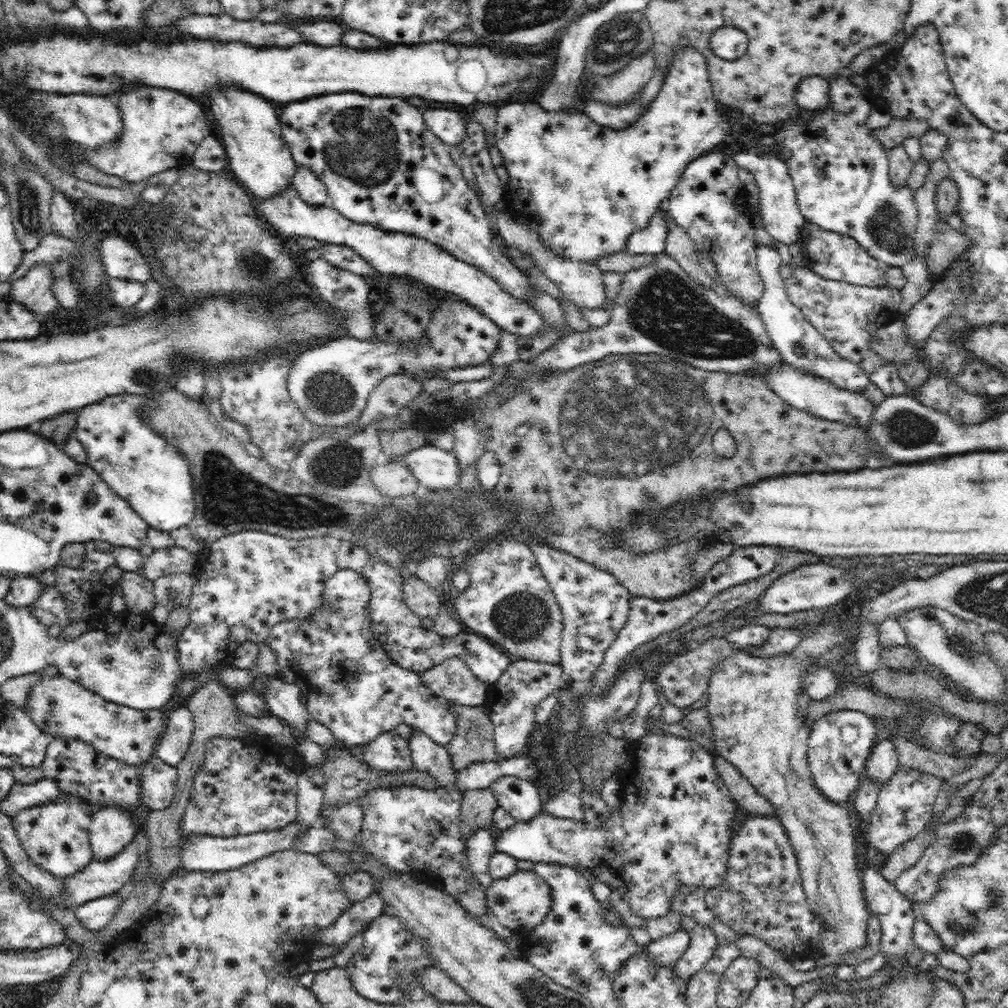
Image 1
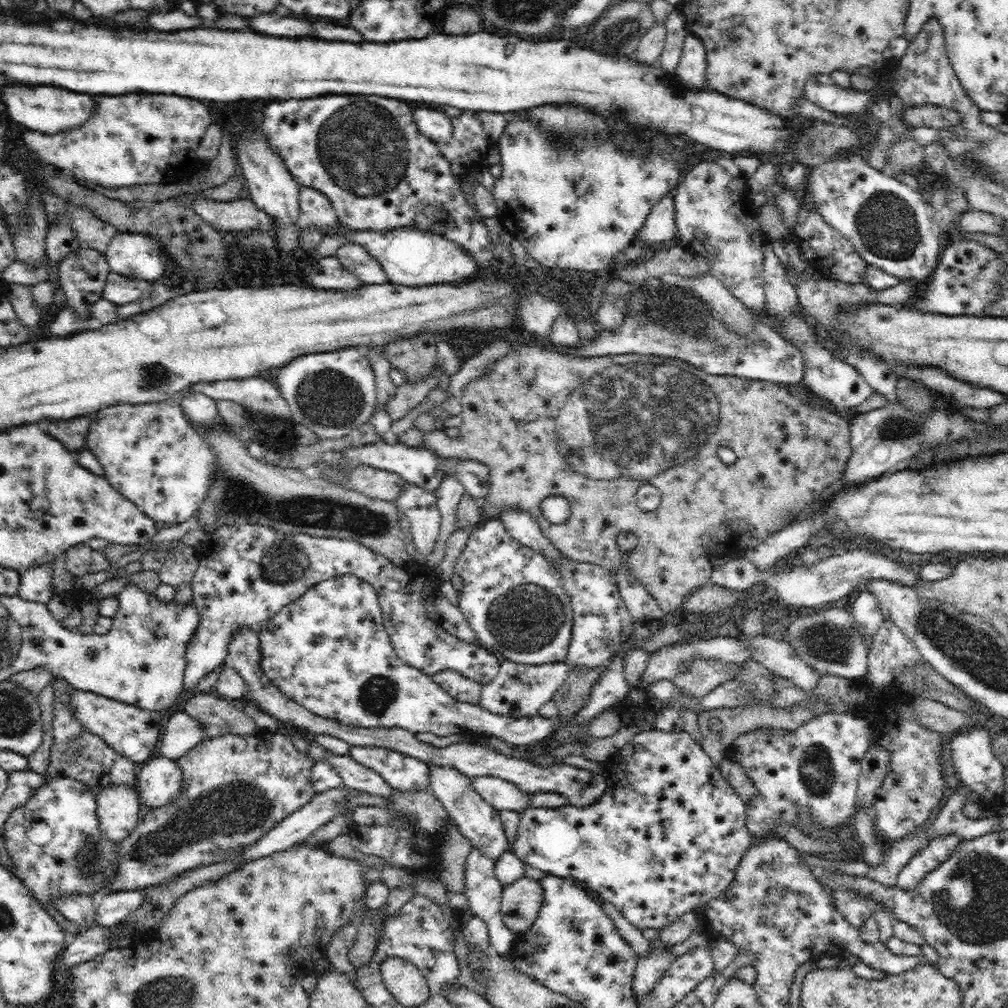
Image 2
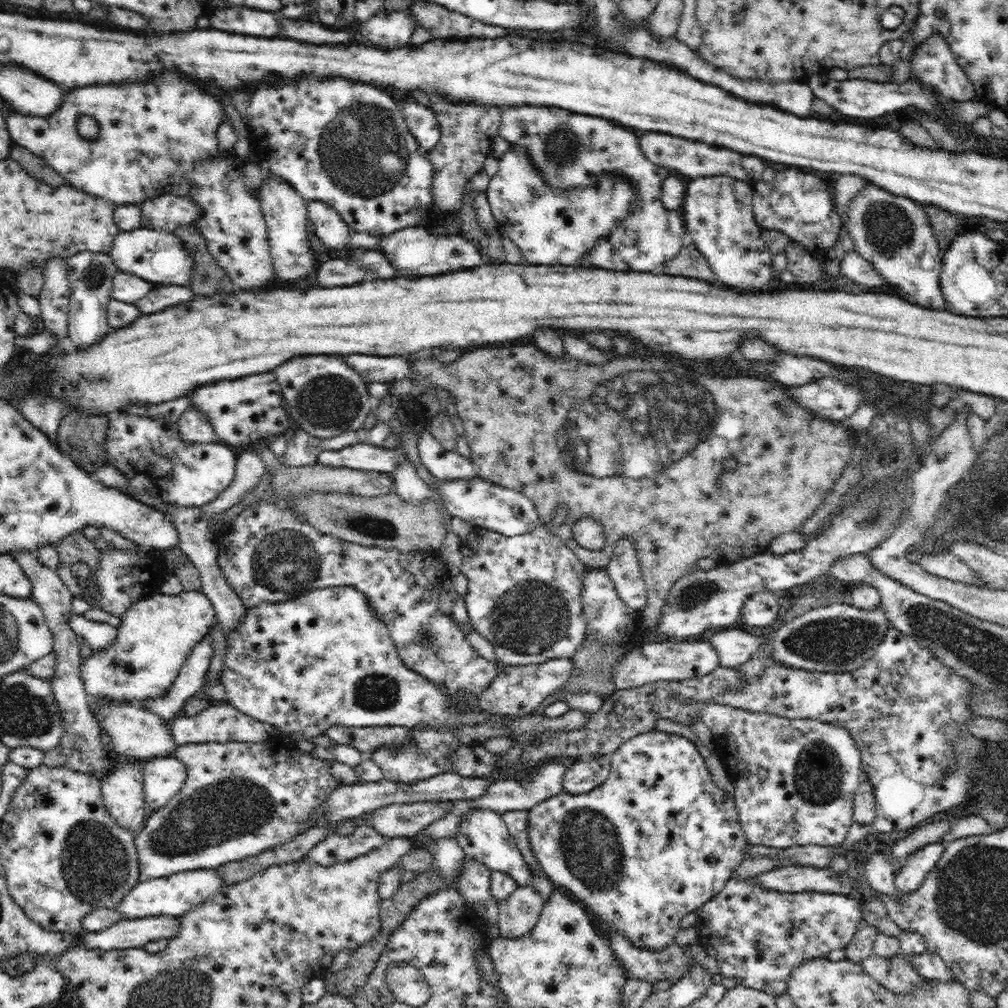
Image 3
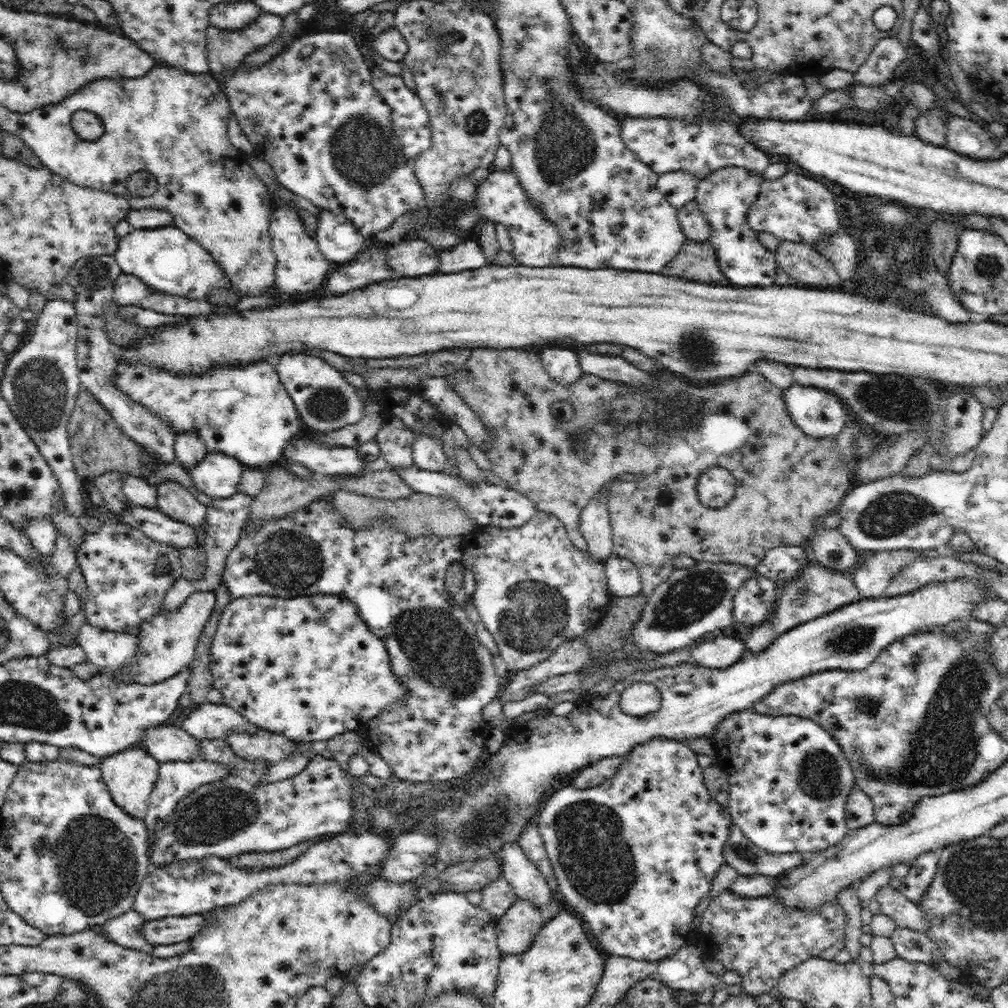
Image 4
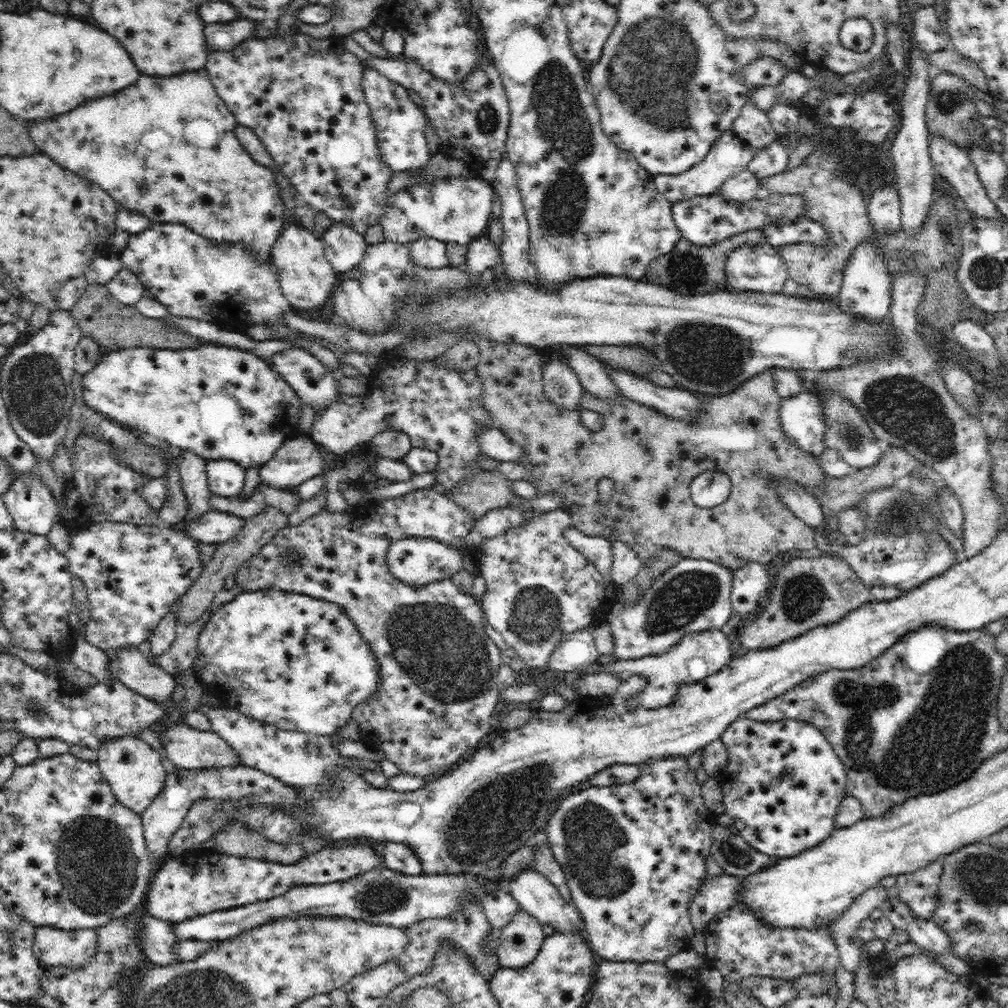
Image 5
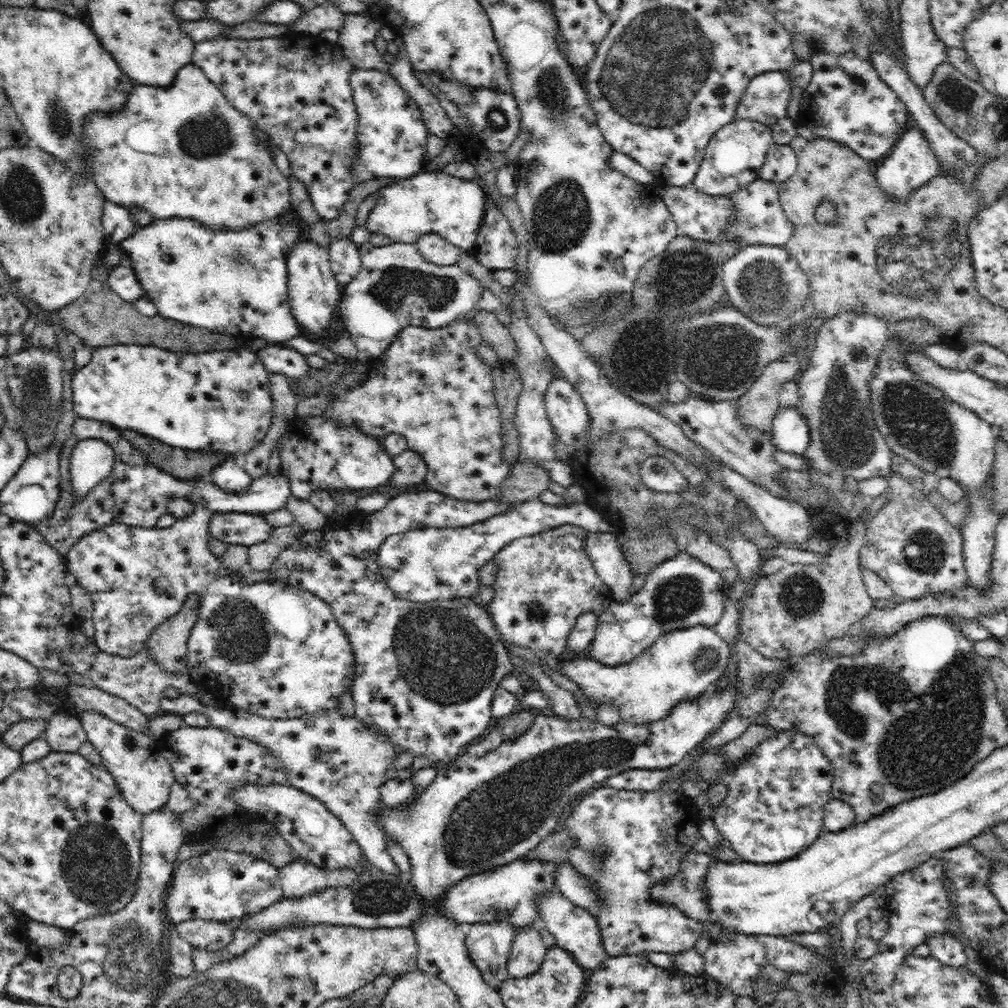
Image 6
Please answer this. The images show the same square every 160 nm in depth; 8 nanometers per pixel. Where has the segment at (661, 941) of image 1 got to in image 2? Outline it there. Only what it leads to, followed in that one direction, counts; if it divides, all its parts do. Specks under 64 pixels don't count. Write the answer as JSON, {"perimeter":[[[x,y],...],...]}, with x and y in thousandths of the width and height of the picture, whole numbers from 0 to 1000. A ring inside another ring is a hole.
{"perimeter":[[[666,938],[660,939],[659,942],[650,940],[639,950],[634,950],[629,963],[629,972],[627,972],[627,983],[629,988],[643,986],[657,967],[665,960],[665,956],[672,950],[666,944]]]}

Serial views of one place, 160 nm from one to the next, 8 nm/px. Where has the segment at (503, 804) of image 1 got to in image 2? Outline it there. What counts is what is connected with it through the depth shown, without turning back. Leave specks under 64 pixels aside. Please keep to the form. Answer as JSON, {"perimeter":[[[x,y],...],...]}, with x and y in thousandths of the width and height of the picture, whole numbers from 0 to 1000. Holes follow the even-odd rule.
{"perimeter":[[[491,770],[470,771],[468,781],[491,804],[508,804],[518,807],[526,801],[526,789],[500,773]]]}

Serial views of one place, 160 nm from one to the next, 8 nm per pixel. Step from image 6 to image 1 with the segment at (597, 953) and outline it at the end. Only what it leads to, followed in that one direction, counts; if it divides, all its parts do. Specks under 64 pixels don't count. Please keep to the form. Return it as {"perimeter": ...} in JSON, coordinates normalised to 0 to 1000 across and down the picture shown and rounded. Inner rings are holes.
{"perimeter":[[[409,723],[406,740],[411,762],[431,771],[433,780],[447,783],[453,777],[451,774],[454,764],[448,762],[443,741],[435,739],[415,723]]]}

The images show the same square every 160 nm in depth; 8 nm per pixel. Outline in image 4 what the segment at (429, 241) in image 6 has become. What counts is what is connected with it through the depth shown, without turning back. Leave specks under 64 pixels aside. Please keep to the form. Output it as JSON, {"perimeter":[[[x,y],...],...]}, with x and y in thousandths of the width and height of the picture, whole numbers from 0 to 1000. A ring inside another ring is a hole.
{"perimeter":[[[412,234],[394,243],[386,244],[383,261],[389,267],[389,277],[419,275],[434,272],[437,264],[437,247]]]}

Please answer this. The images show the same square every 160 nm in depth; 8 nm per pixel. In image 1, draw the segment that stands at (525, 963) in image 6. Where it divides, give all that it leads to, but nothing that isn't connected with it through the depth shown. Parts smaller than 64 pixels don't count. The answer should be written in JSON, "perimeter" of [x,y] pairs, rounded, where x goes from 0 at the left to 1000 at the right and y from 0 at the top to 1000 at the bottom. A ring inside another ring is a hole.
{"perimeter":[[[514,862],[505,870],[490,872],[482,889],[485,906],[492,910],[498,919],[516,928],[530,923],[534,917],[540,915],[548,899],[546,878],[531,863],[517,864]]]}

